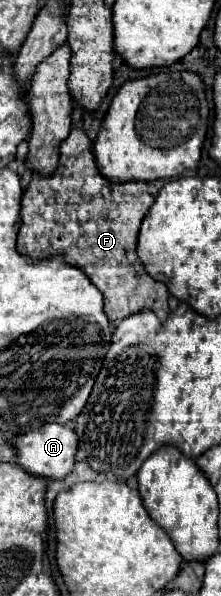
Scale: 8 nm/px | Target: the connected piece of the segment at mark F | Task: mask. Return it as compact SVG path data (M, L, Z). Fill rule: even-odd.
M73 128L71 134L67 136L67 140L61 144L61 158L59 158L59 166L57 166L57 170L53 172L53 176L41 176L41 174L33 172L31 184L27 186L27 190L25 190L25 194L23 194L23 200L21 200L21 228L19 228L19 236L17 236L17 250L23 252L25 256L37 258L37 260L39 260L39 258L49 258L49 256L53 256L53 254L63 254L69 264L75 264L75 266L83 268L83 270L91 276L91 282L101 290L101 294L103 294L103 298L105 298L105 314L109 316L111 322L123 320L125 316L131 316L133 312L141 312L141 310L145 310L145 308L151 308L151 310L157 314L159 320L165 320L167 314L169 314L169 304L167 304L167 300L169 300L169 290L167 290L167 286L165 286L163 282L159 282L159 280L155 280L155 278L151 278L151 276L147 274L145 264L139 260L139 256L137 256L137 252L135 252L141 220L143 220L143 216L147 214L147 210L151 208L153 200L155 200L155 196L149 192L149 184L147 184L147 182L111 182L109 178L101 176L101 172L99 172L99 168L97 168L97 162L95 162L95 156L93 156L91 140L87 138L87 132L85 132L83 128Z

